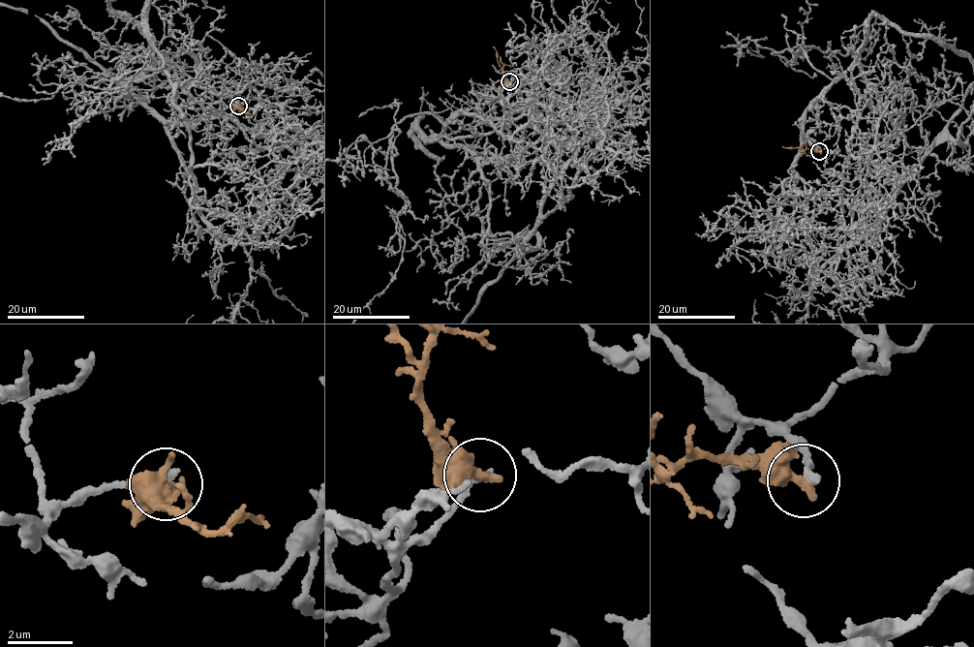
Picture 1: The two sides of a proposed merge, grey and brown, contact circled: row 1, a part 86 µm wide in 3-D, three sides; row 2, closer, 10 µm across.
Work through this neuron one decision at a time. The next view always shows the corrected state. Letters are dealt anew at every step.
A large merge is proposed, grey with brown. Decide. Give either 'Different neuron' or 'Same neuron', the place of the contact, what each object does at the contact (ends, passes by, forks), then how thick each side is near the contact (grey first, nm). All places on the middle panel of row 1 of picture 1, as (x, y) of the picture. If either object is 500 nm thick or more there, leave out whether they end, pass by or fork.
Different neuron. Place: (509, 81). At the ring grey ends. At the ring brown passes by. Thickness 280 nm (grey) against 360 nm

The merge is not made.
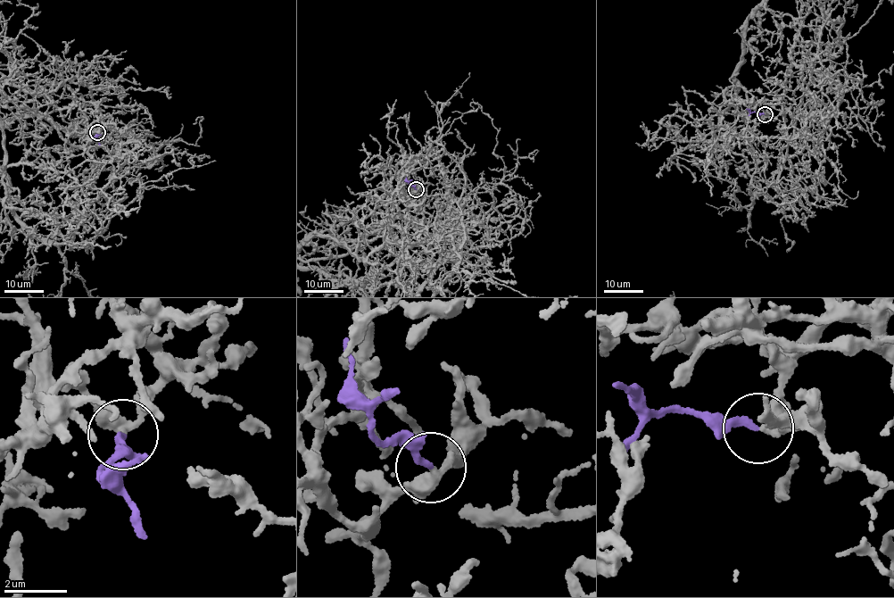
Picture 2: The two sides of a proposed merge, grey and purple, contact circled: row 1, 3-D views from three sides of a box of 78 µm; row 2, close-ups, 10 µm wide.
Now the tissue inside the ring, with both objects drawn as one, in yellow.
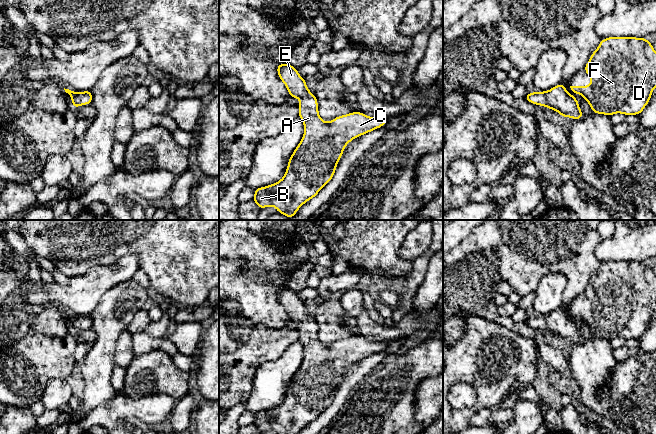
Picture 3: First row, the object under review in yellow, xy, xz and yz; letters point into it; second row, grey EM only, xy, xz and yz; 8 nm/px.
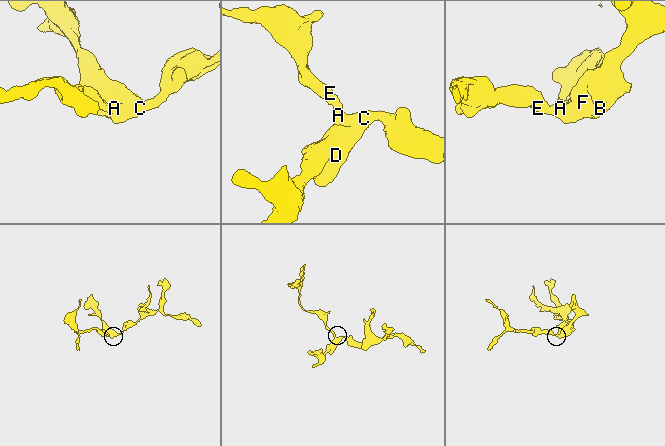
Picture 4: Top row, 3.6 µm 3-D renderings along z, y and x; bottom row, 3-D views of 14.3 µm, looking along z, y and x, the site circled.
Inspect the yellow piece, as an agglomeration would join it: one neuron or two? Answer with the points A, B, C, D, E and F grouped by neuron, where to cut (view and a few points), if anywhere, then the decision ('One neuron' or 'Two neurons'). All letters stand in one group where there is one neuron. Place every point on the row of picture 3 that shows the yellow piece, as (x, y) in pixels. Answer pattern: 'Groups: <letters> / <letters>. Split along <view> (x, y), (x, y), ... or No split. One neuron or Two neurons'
Groups: A B C D E F. No split. One neuron

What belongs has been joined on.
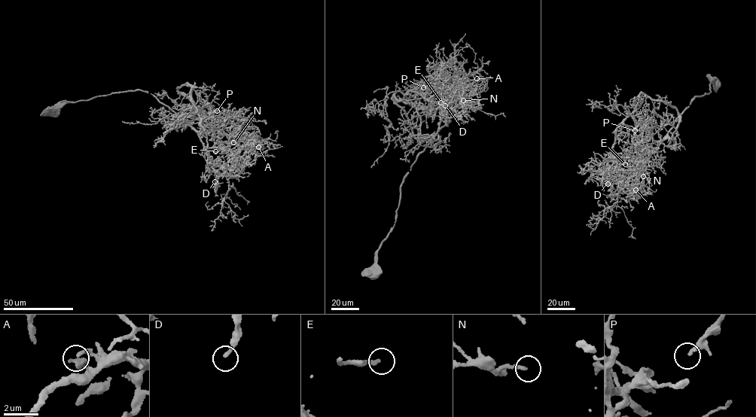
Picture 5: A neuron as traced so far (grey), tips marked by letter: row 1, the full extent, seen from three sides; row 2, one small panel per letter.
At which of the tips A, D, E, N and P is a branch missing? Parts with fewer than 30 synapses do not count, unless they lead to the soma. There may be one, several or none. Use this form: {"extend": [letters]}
{"extend": ["E"]}

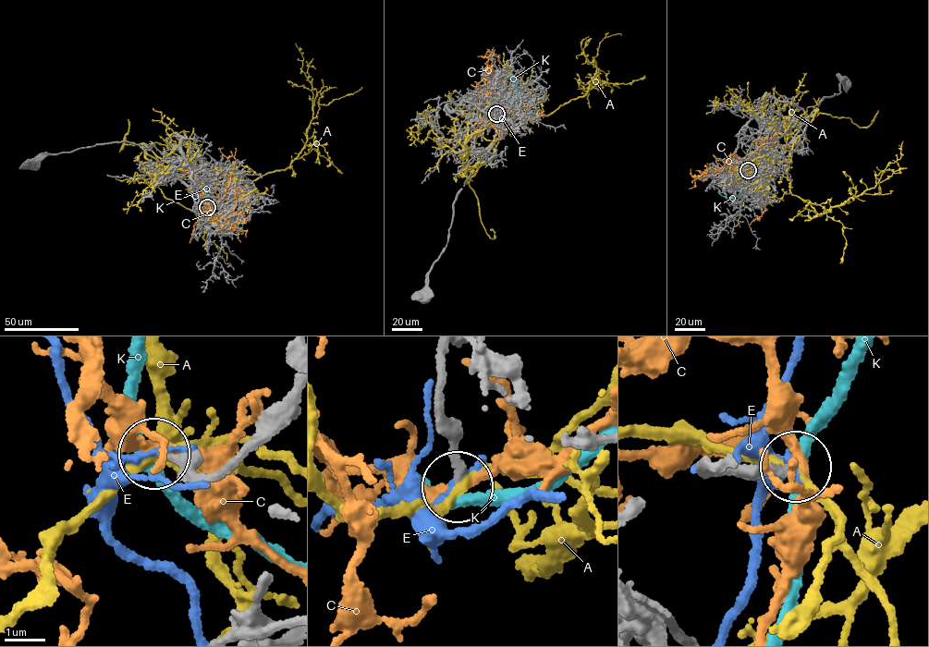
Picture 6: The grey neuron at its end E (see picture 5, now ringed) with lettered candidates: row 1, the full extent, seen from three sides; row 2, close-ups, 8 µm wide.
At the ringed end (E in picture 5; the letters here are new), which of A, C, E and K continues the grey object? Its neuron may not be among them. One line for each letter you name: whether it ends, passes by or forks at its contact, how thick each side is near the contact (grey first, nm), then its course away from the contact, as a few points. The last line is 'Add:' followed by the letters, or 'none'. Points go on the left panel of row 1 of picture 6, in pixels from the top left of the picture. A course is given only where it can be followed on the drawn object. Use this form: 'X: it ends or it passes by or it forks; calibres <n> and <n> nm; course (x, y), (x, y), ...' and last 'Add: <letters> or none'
Add: none

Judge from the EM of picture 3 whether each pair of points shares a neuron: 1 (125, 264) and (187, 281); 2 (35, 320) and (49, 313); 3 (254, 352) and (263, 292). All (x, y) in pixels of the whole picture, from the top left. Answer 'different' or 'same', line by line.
1: different
2: same
3: different

